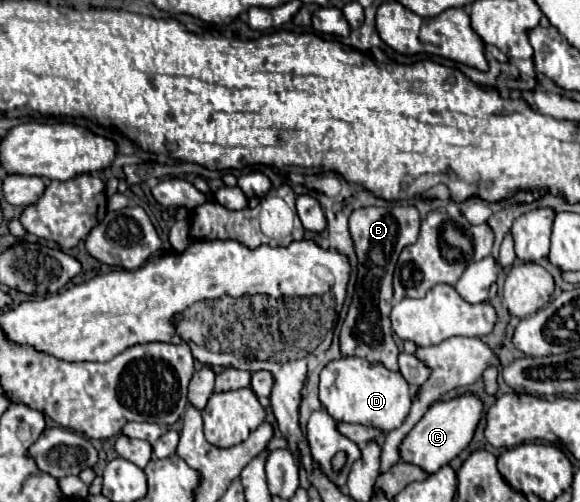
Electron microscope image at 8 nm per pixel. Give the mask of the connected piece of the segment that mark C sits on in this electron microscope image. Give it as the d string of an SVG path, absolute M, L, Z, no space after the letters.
M464 394L454 400L436 402L418 420L418 424L404 436L398 454L406 464L420 466L426 474L436 474L444 464L452 462L472 440L482 412L482 402L474 394Z

